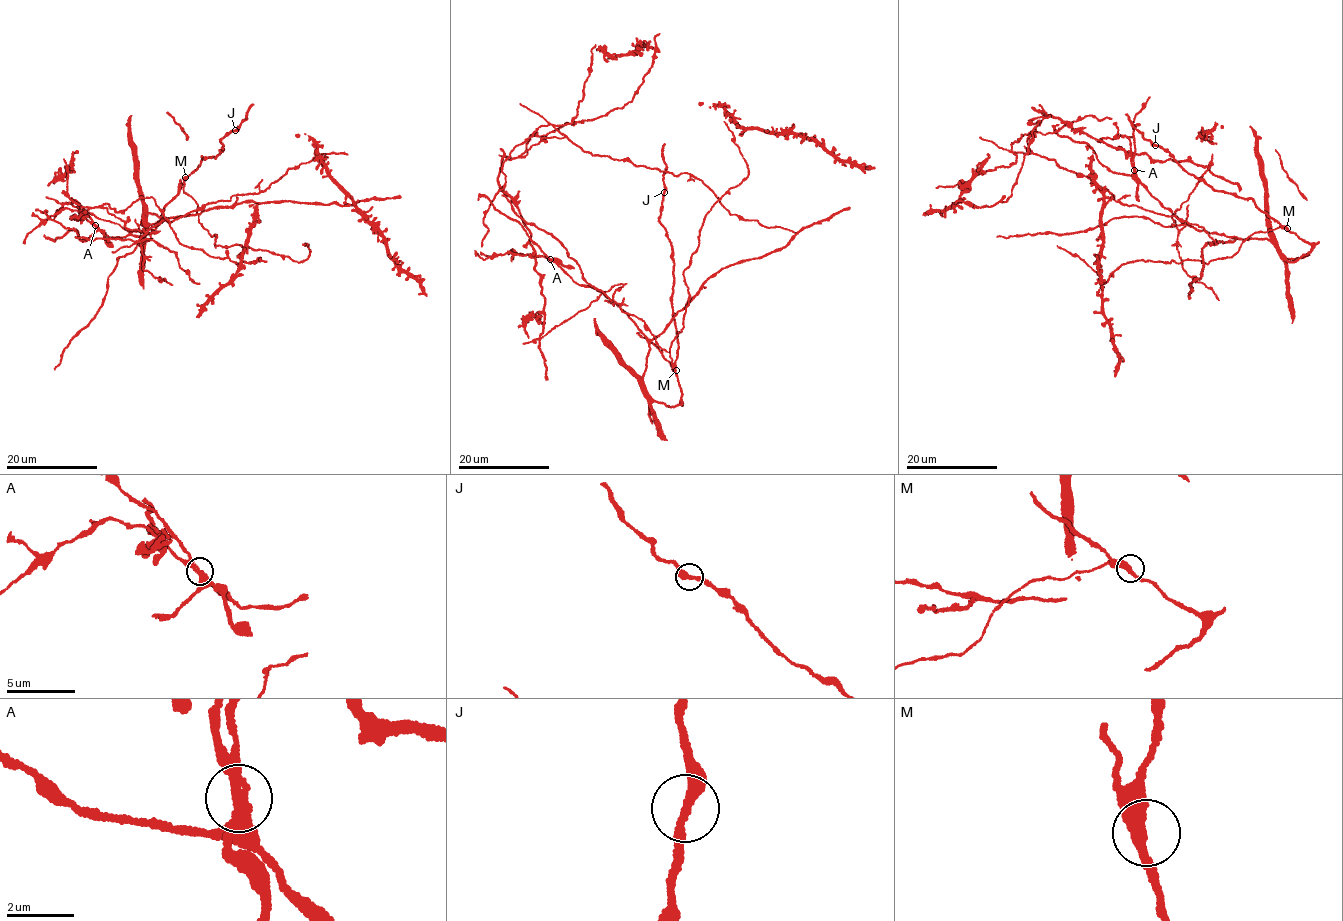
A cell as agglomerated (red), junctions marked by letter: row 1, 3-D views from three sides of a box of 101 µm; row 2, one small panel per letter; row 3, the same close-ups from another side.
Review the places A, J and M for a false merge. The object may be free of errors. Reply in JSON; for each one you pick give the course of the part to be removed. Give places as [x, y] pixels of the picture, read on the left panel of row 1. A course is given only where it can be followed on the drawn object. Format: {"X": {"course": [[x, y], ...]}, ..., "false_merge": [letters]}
{"A": {"course": [[96, 225], [71, 217], [99, 207], [128, 228], [148, 230], [209, 203], [260, 193], [320, 154], [348, 155]]}, "false_merge": ["A"]}

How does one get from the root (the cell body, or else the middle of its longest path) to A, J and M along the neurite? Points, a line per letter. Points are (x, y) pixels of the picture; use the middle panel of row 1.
A: (648, 350), (648, 340), (629, 316), (598, 290), (576, 284), (551, 259)
J: (648, 350), (646, 391), (656, 401), (680, 405), (674, 265), (659, 218), (663, 192)
M: (648, 350), (642, 381), (646, 391), (656, 401), (671, 406), (680, 405), (682, 399), (676, 370)

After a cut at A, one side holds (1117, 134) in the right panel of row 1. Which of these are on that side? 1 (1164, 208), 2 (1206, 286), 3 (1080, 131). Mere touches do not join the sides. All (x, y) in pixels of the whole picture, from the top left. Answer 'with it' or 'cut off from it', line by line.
1: cut off from it
2: with it
3: with it

